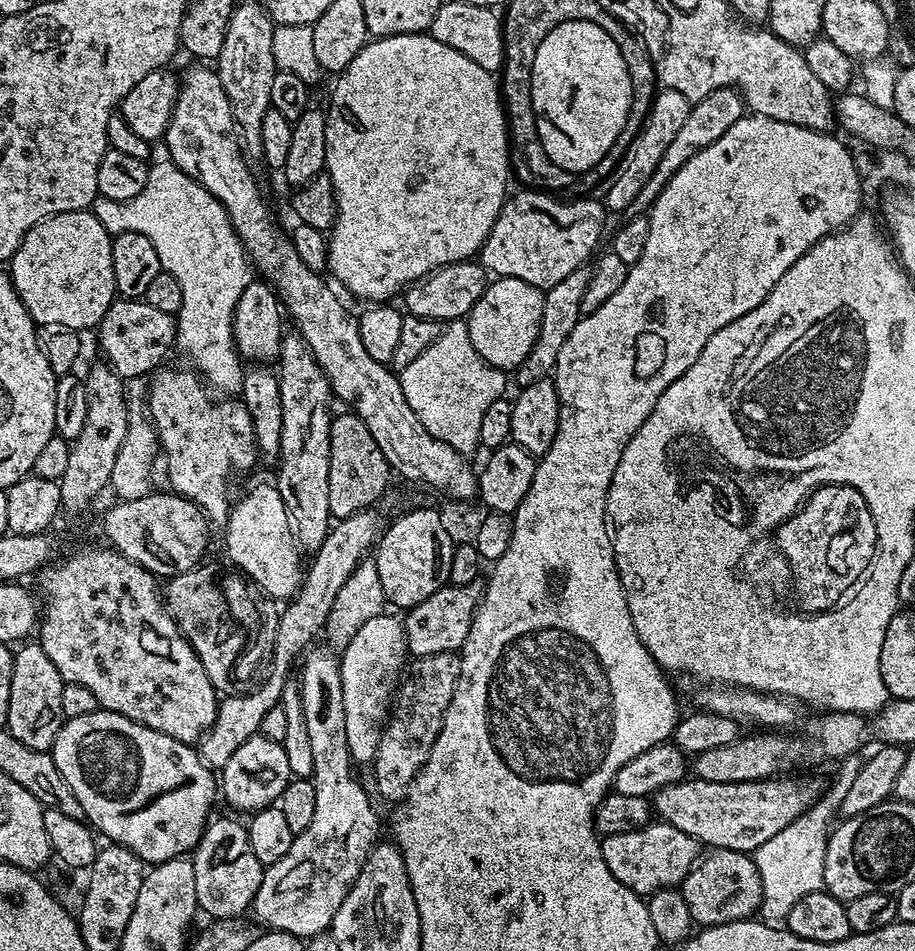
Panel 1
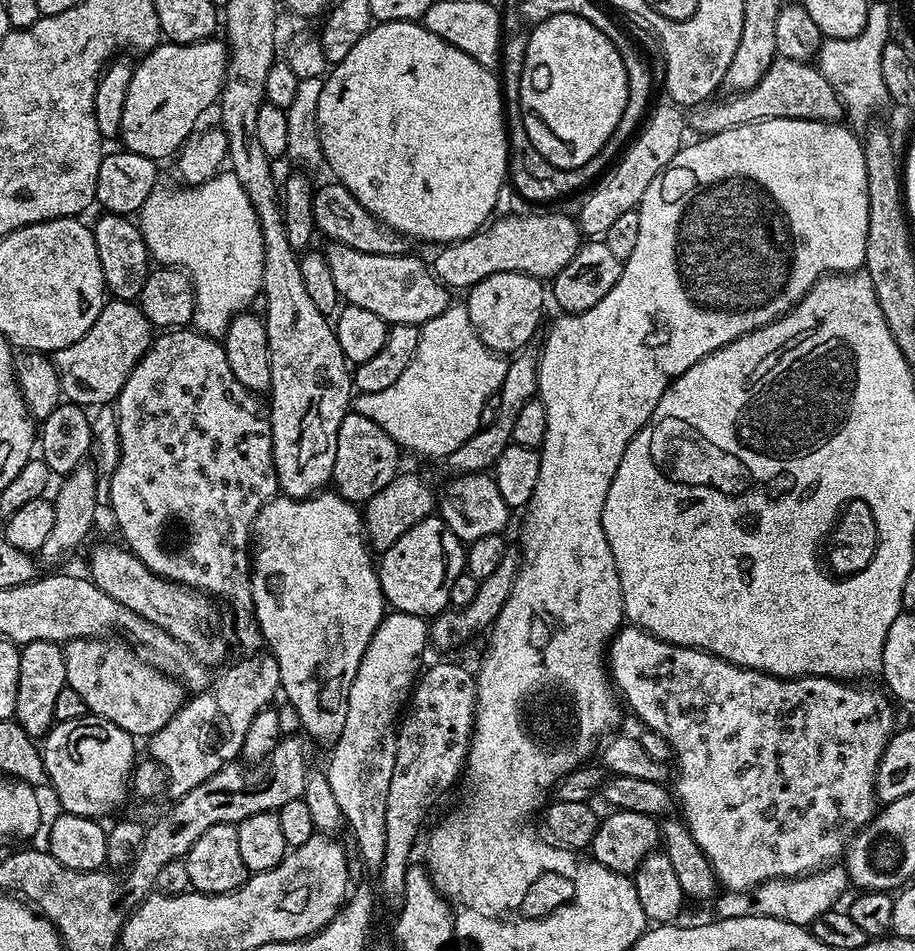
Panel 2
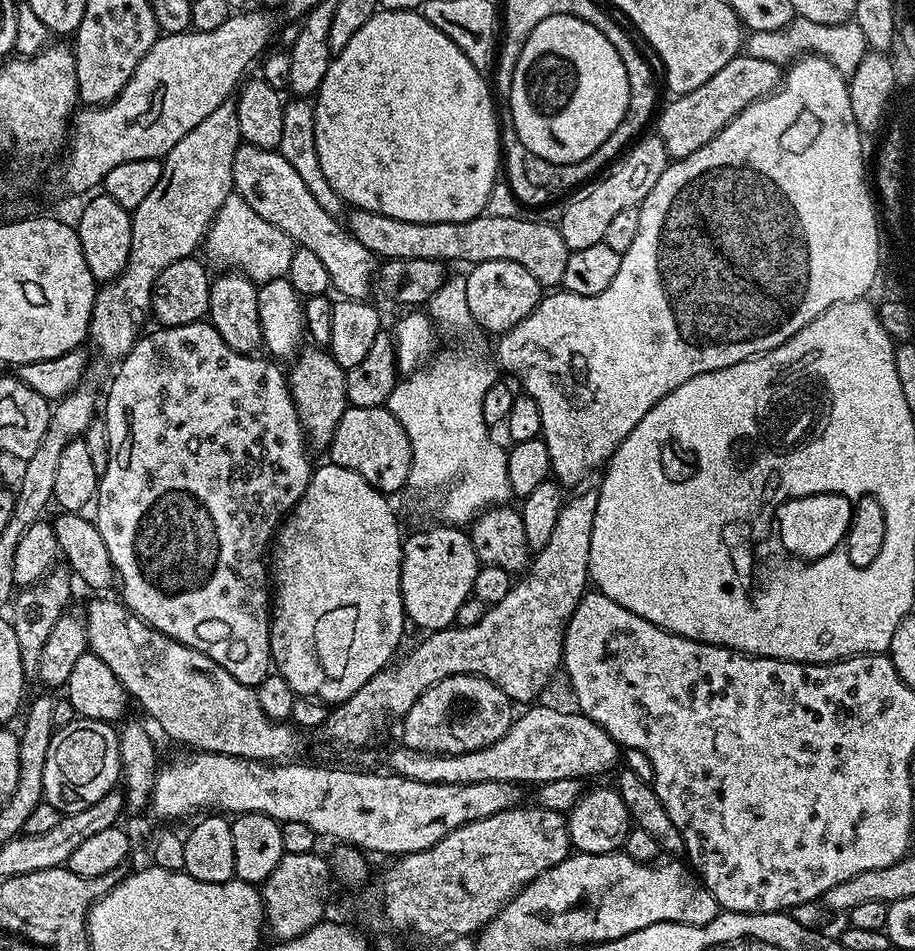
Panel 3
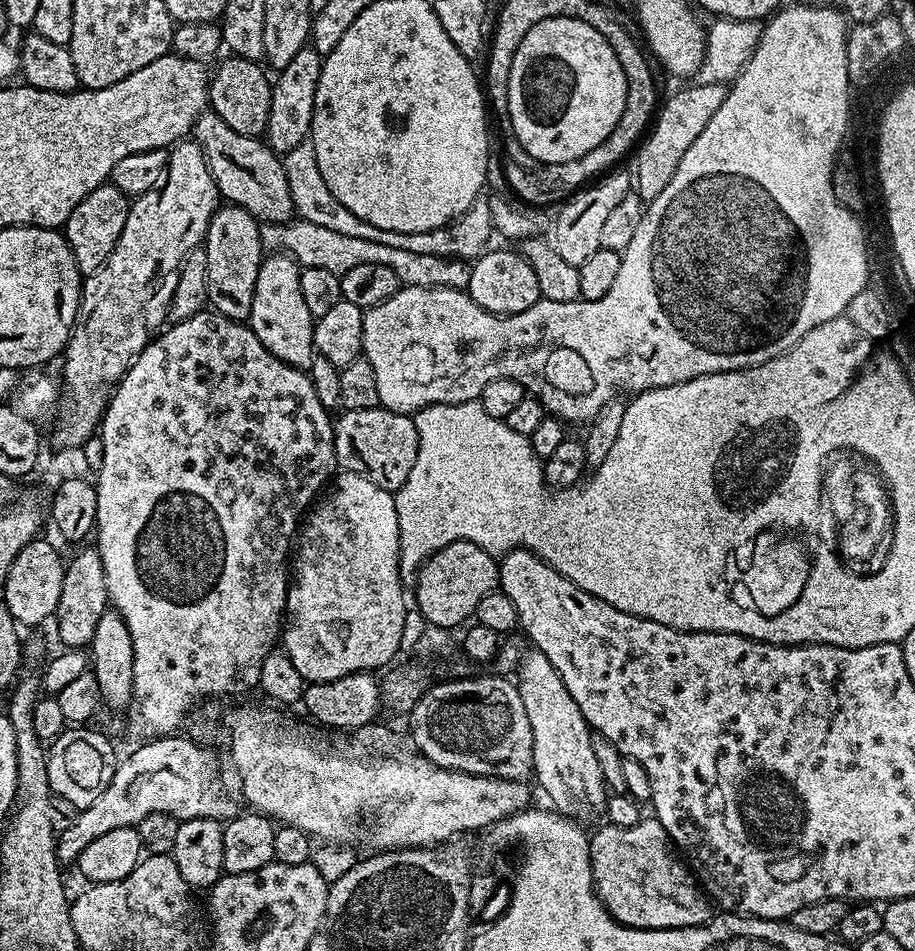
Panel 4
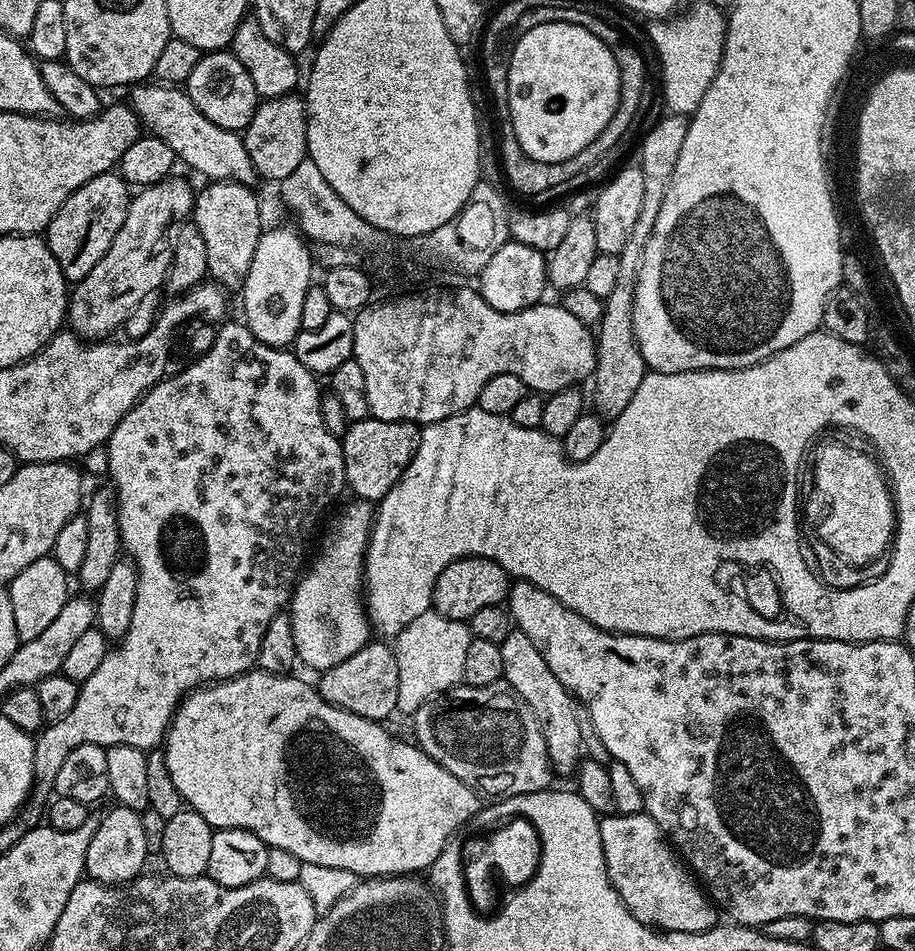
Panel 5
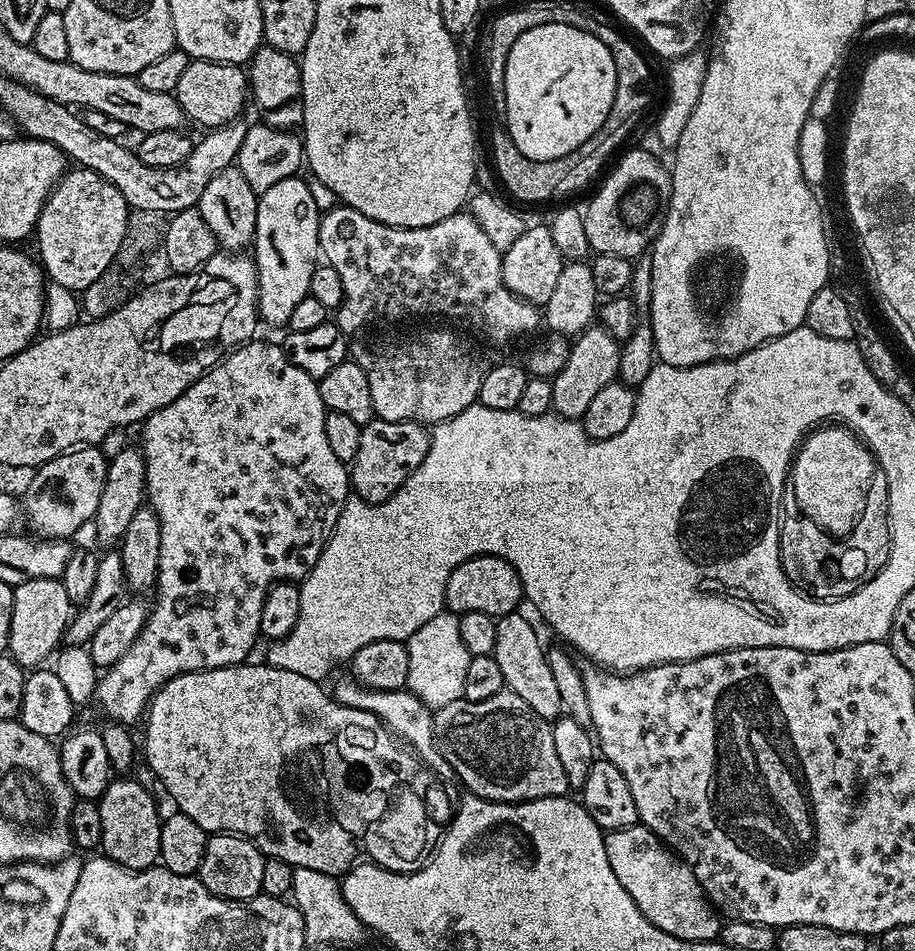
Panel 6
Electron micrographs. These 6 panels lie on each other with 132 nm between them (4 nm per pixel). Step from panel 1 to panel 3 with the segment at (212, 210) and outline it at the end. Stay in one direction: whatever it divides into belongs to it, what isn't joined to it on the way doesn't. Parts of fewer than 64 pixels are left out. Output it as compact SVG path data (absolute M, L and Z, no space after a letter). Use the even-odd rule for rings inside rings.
M230 195L212 219L208 234L204 238L203 251L208 251L207 259L220 267L220 270L235 270L250 277L258 286L271 280L285 279L290 270L290 258L294 258L297 245L278 226L270 226L266 218L250 210L249 204L238 195Z

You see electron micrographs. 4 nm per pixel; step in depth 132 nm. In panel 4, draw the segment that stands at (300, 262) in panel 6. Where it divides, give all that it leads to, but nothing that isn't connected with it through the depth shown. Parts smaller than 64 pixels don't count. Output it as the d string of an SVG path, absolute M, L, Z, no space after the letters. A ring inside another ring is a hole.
M284 254L265 257L260 263L254 288L254 301L248 319L252 332L279 361L306 370L309 369L315 355L315 348L312 345L313 323L314 317L302 297L299 265Z

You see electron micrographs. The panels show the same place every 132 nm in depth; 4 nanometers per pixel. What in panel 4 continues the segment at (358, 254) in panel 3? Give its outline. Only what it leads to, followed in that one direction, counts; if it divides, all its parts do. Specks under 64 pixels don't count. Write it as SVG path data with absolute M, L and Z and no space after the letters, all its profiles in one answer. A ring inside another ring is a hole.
M206 110L196 119L194 140L204 149L210 174L227 203L237 204L264 224L286 224L293 219L290 182L286 182L283 159L263 139L230 130L216 112Z

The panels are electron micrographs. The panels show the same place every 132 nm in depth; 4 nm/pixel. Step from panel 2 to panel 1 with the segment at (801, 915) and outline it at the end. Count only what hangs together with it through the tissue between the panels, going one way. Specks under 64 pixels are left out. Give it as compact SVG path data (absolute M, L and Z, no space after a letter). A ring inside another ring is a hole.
M875 738L863 741L859 751L846 755L837 763L832 782L827 784L819 799L798 816L785 830L774 834L769 841L756 848L752 857L758 866L759 878L762 879L763 902L761 917L770 922L787 919L794 903L806 894L823 889L825 876L826 846L835 827L842 800L846 798L851 785L858 778L858 773L868 758L883 748L883 743Z

